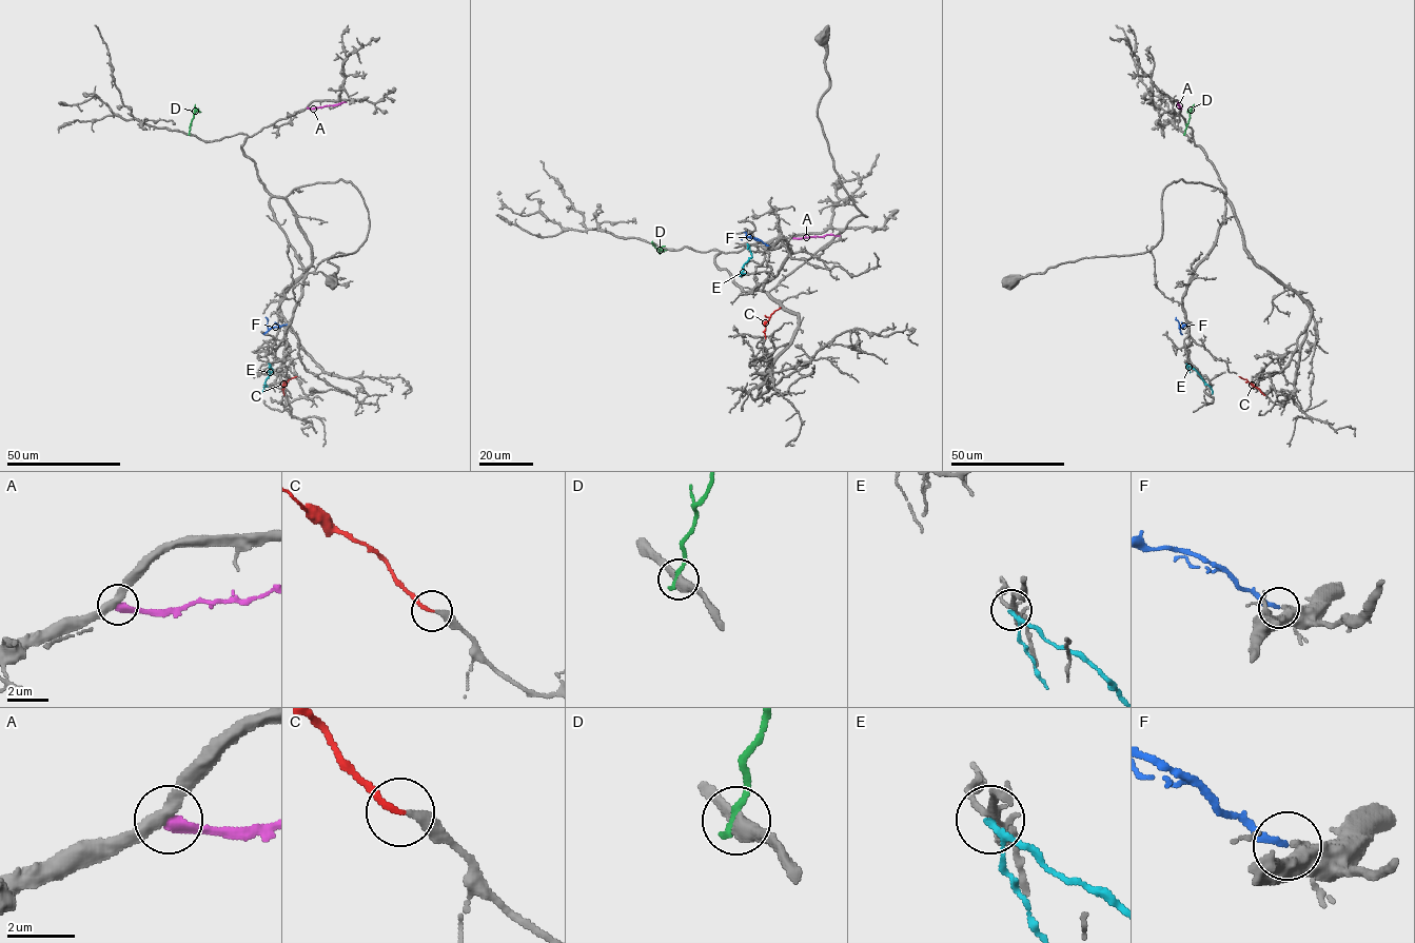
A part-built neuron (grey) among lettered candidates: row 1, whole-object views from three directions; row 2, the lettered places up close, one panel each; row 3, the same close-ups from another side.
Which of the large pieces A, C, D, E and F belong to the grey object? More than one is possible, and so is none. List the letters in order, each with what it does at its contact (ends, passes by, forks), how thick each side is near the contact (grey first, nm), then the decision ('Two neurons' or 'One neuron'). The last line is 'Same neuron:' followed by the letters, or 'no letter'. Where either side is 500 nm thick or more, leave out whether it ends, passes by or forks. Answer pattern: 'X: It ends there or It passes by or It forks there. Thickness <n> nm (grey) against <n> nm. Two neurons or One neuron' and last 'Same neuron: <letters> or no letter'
A: It ends there. Thickness 380 nm (grey) against 360 nm. Two neurons
C: It ends there. Thickness 320 nm (grey) against 180 nm. One neuron
D: It ends there. Thickness 440 nm (grey) against 240 nm. Two neurons
E: It passes by. Thickness 200 nm (grey) against 160 nm. Two neurons
F: It ends there. Thickness 320 nm (grey) against 200 nm. One neuron
Same neuron: C, F

